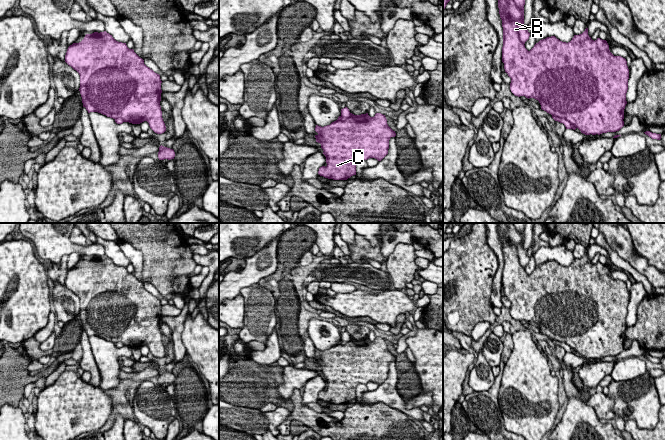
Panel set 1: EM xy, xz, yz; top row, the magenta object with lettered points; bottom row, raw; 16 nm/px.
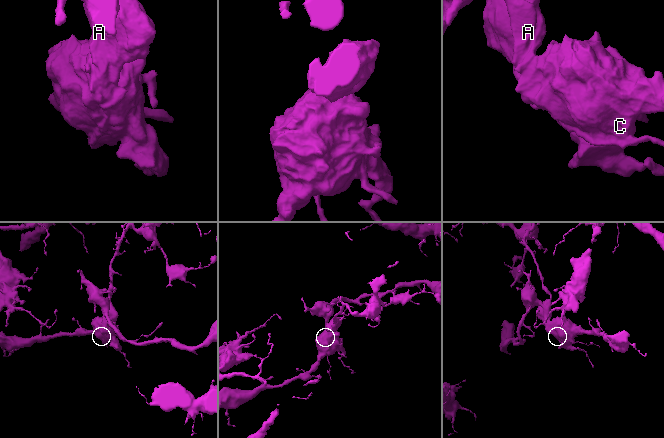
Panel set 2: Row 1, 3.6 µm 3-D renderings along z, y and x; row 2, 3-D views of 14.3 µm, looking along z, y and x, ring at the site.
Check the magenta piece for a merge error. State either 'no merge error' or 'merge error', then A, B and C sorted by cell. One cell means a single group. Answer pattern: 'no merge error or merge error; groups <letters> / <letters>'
no merge error; groups A B C

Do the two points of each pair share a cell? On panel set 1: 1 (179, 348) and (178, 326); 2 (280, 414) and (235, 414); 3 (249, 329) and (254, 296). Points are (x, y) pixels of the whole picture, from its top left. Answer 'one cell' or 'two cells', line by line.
1: one cell
2: one cell
3: one cell

